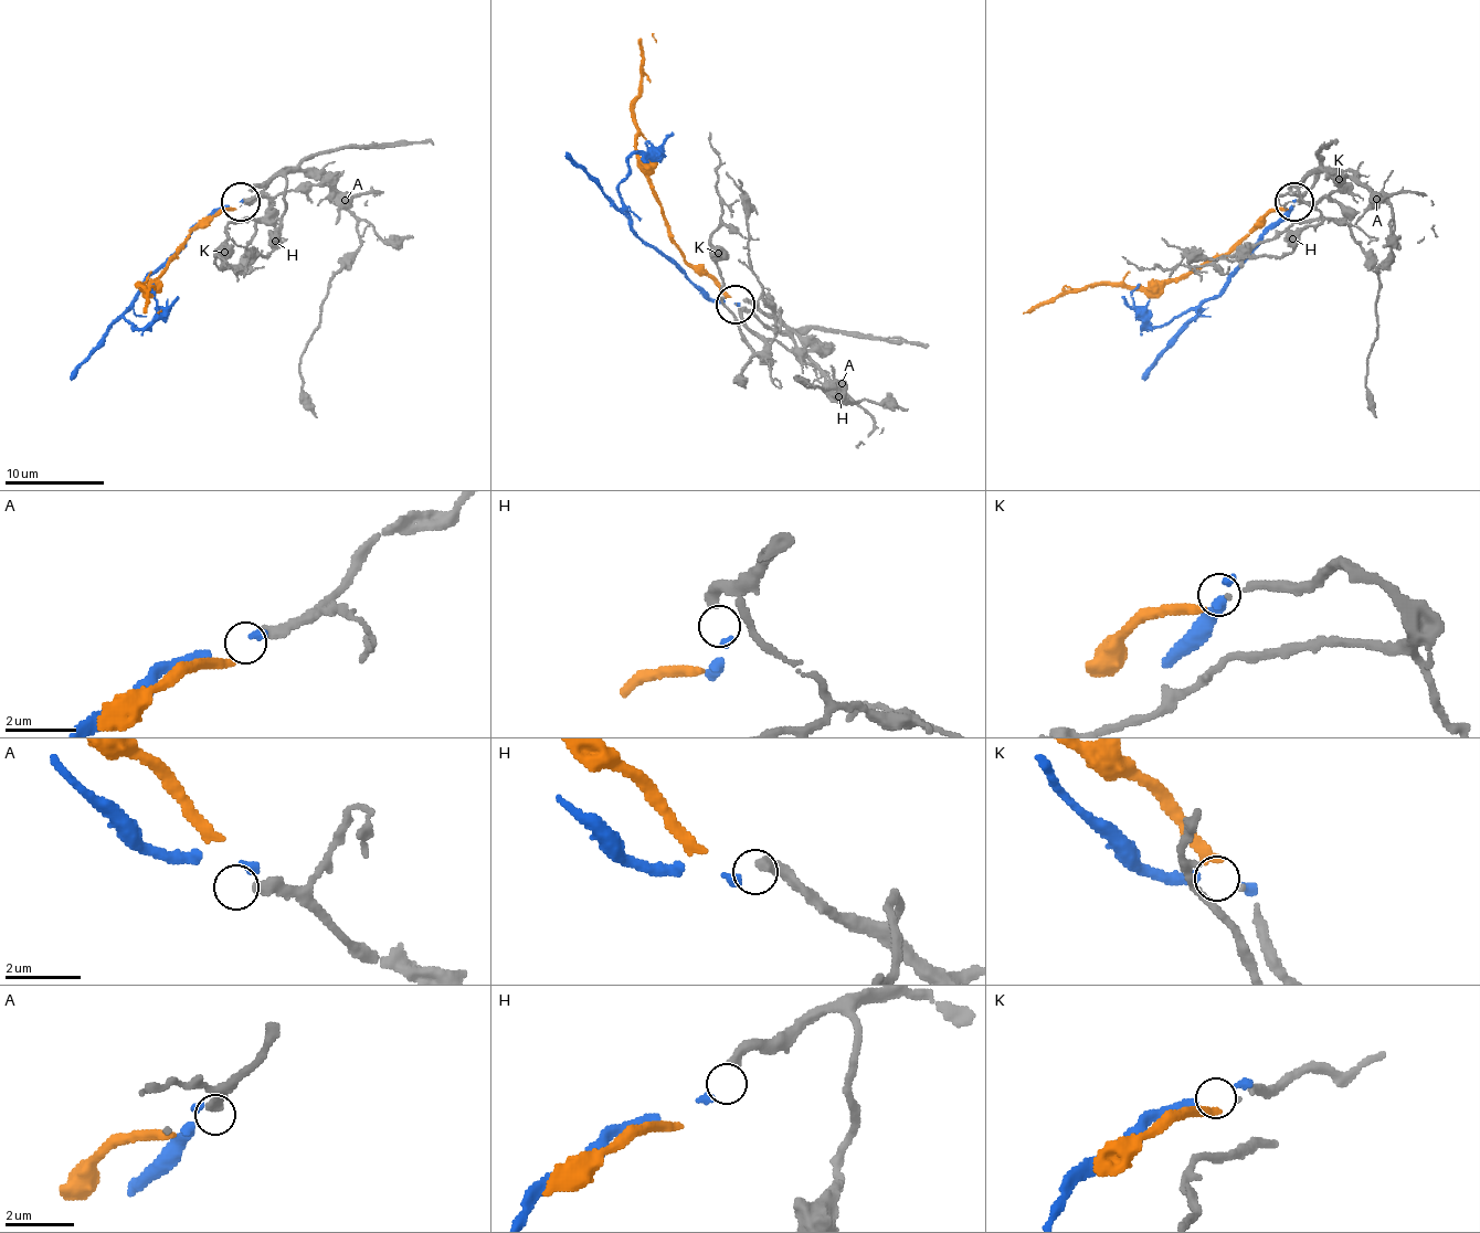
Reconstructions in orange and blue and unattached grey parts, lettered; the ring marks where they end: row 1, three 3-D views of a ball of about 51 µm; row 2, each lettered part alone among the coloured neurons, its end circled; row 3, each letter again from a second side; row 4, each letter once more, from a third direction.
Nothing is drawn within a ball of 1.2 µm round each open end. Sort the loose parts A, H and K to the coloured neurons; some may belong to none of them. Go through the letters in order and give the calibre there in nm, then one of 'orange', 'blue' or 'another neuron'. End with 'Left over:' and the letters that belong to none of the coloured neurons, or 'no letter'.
A: 340 nm | another neuron
H: 340 nm | blue
K: 50 nm | orange
Left over: A

